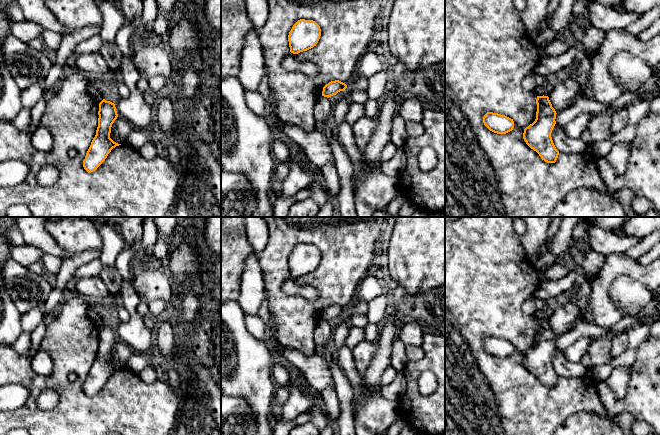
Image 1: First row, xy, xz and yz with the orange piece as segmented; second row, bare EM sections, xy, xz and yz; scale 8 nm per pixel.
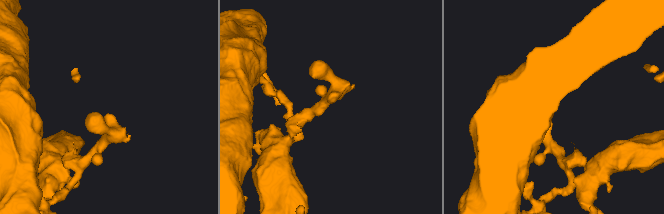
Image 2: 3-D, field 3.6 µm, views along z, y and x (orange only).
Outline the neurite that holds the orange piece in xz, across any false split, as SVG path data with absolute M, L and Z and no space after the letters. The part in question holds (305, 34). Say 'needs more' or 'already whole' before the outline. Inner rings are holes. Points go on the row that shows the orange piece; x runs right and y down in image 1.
already whole; M298 20L288 35L290 52L298 54L307 51L318 43L321 36L320 26L313 20Z

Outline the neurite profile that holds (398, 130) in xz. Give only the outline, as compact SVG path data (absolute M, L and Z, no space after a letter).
M396 115L392 120L391 141L399 148L404 145L407 138L406 121L399 115Z

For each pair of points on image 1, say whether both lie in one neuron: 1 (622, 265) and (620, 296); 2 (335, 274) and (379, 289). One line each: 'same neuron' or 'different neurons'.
1: different neurons
2: different neurons

